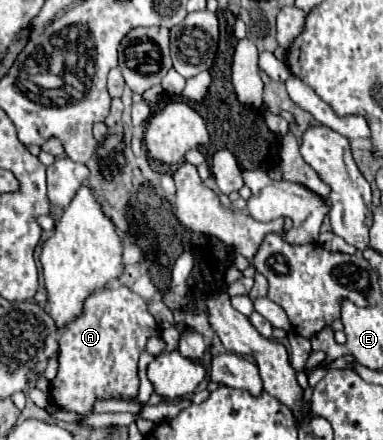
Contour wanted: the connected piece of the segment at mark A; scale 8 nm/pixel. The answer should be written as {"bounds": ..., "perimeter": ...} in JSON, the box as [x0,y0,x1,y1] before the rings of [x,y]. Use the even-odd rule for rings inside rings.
{"bounds":[52,286,156,414],"perimeter":[[[128,286],[116,290],[102,288],[86,298],[80,316],[76,316],[60,334],[58,374],[52,380],[52,402],[70,412],[90,414],[96,398],[136,400],[138,394],[138,358],[146,348],[146,340],[156,330],[144,298]]]}

